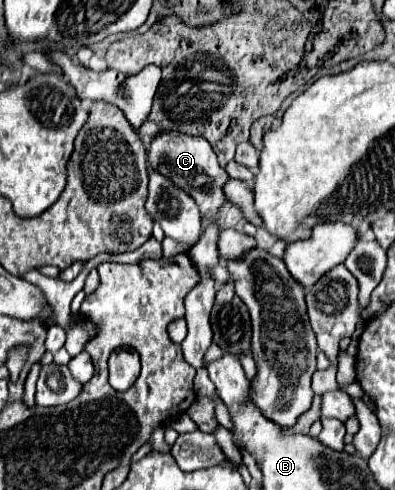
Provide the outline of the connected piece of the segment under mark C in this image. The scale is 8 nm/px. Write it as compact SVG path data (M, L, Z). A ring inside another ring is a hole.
M162 132L150 144L148 162L152 168L160 170L160 174L168 176L178 188L182 188L186 194L190 194L196 200L196 204L204 216L216 214L222 208L222 204L226 202L222 188L224 188L224 182L228 182L228 174L224 168L220 168L214 150L202 136L186 136L180 132Z

